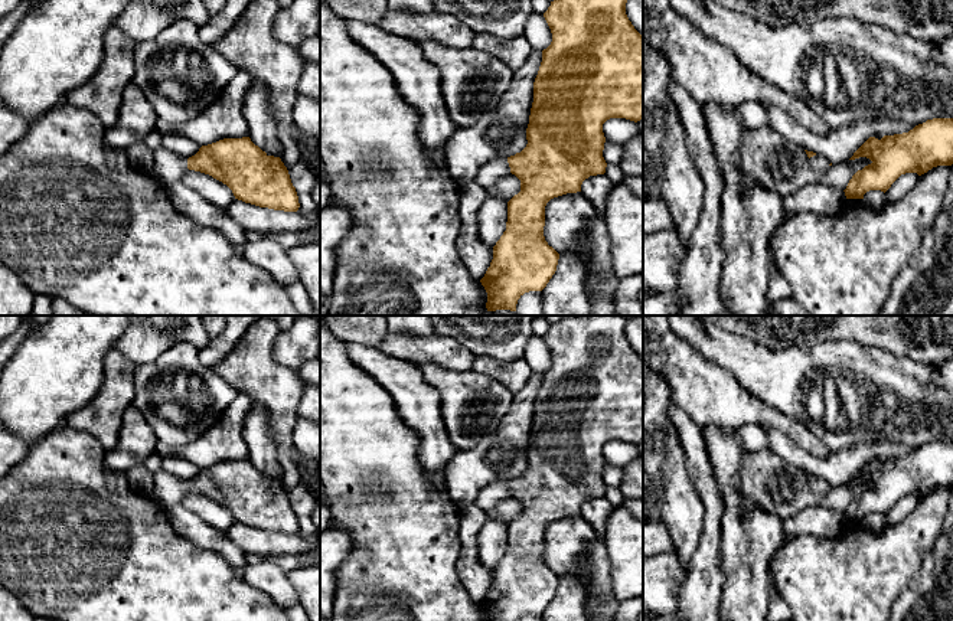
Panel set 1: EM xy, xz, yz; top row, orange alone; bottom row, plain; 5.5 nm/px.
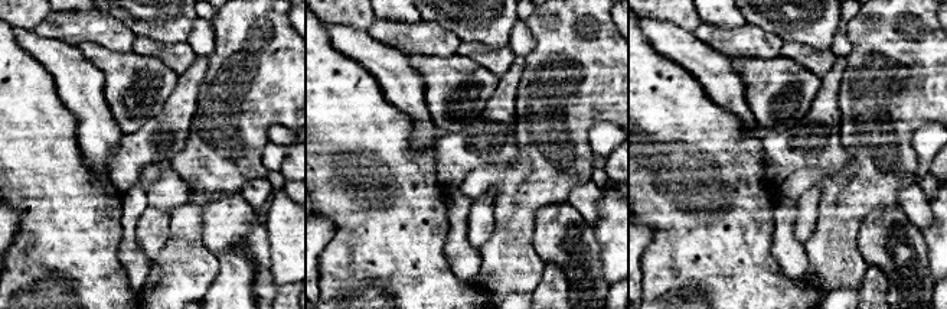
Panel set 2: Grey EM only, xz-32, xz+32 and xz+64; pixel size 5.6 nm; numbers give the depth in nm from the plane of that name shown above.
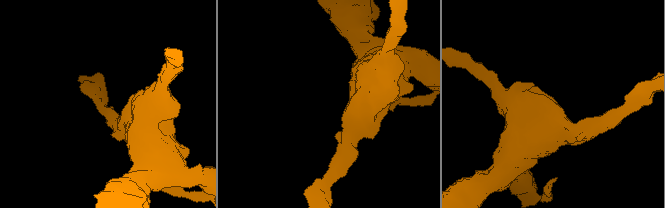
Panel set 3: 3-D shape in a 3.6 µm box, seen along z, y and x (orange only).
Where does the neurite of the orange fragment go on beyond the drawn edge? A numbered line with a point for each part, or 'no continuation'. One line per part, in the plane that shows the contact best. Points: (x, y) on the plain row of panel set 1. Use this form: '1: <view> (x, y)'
1: xz (489, 496)

